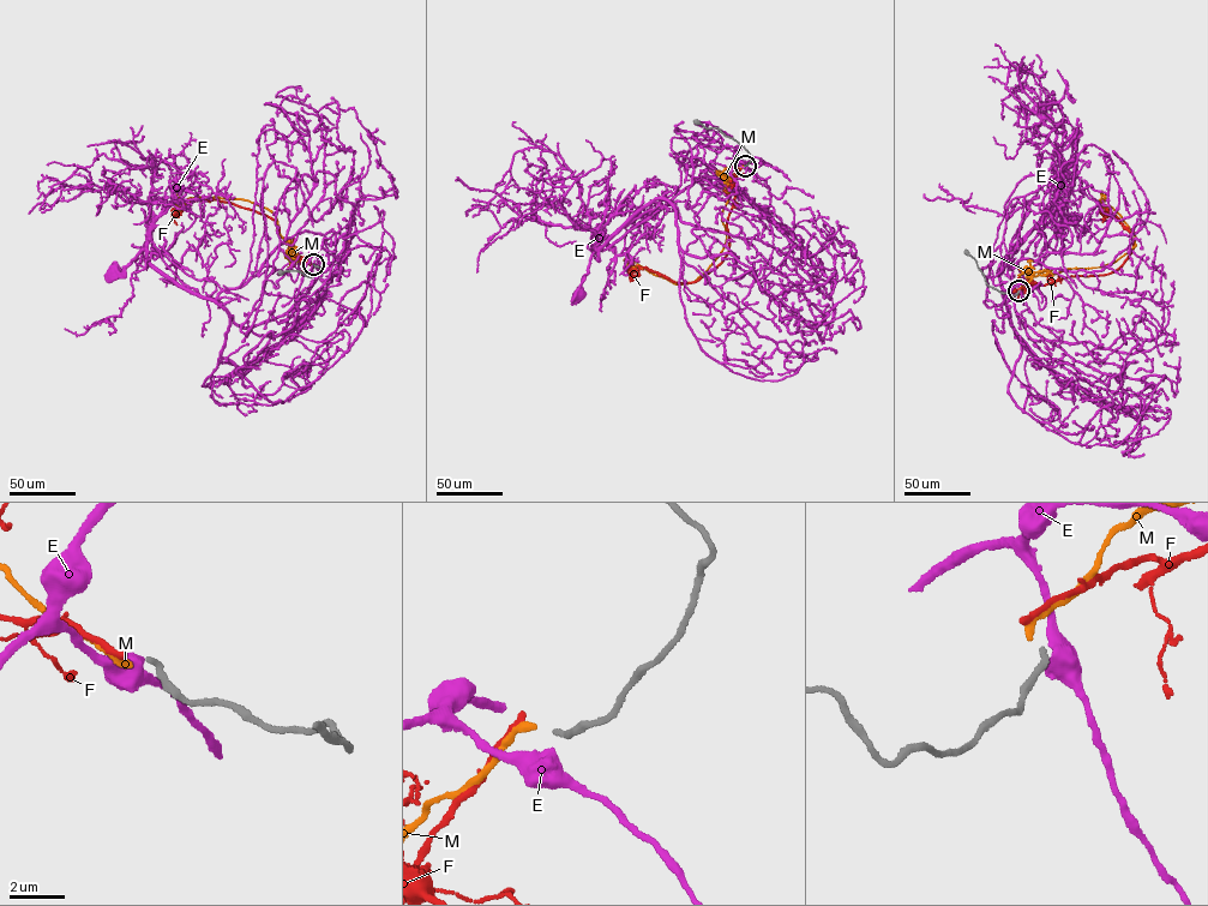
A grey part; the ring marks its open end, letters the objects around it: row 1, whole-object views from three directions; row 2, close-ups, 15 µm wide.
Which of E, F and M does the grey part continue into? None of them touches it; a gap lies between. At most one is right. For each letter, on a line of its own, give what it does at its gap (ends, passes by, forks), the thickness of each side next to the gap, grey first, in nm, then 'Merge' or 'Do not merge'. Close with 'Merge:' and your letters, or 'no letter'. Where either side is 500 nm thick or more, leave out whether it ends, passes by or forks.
E: Thickness 240 nm (grey) against 650 nm. Do not merge
F: It ends there. Thickness 240 nm (grey) against 260 nm. Do not merge
M: It ends there. Thickness 240 nm (grey) against 280 nm. Merge
Merge: M

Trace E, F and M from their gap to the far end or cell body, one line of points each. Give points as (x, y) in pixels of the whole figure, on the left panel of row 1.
E: (313, 264), (294, 323), (269, 331), (236, 370), (245, 386), (221, 355), (229, 312), (144, 250), (112, 272)
F: (312, 264), (280, 236), (272, 218), (232, 203), (199, 199), (179, 205), (172, 217), (178, 224)
M: (312, 264), (278, 233), (275, 216), (265, 208), (214, 197), (190, 197), (179, 206), (173, 197)

